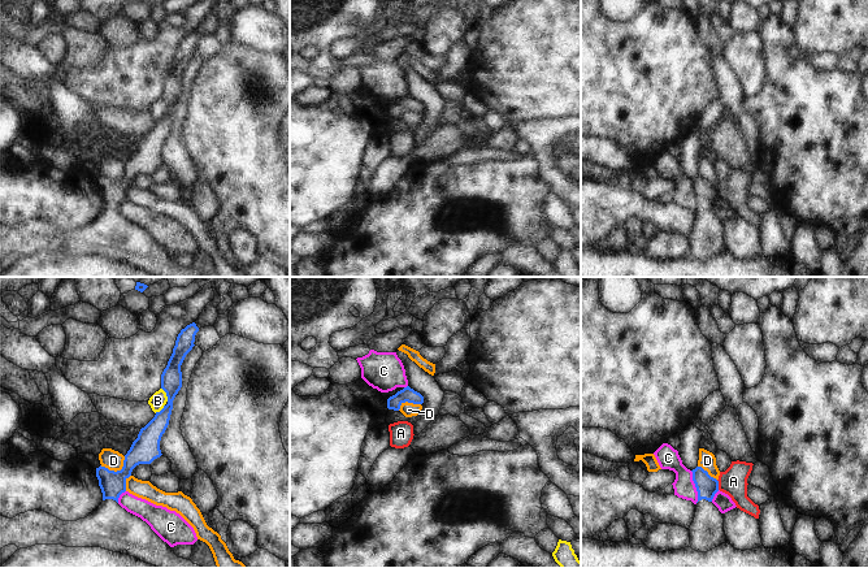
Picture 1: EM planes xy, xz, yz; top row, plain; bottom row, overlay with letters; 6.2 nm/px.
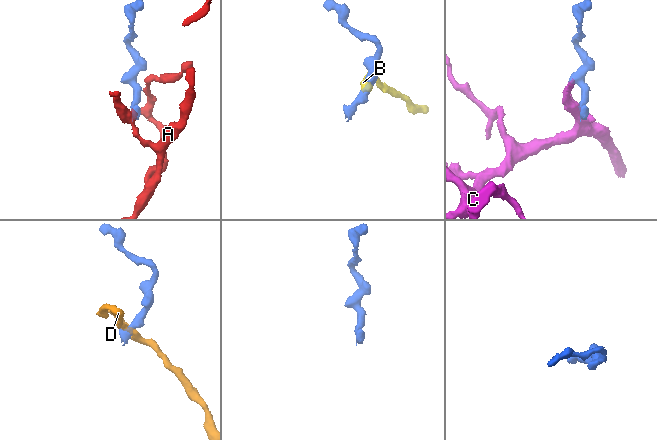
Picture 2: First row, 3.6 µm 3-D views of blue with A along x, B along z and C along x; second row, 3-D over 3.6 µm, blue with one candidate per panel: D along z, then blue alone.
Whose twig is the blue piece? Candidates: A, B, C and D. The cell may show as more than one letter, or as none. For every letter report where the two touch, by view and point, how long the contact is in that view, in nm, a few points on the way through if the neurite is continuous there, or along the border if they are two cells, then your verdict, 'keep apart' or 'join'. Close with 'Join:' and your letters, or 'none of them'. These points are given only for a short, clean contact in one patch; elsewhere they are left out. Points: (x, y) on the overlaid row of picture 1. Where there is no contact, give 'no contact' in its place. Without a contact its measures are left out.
A: yz (717, 485) | 70 nm | along yz (716, 480), (719, 489) | keep apart
B: xy (166, 394) | 100 nm | along xy (161, 387), (168, 400) | keep apart
C: yz (695, 486) | 200 nm | along yz (690, 471), (697, 490), (697, 502) | keep apart
D: xy (117, 471) | 170 nm | along xy (125, 456), (124, 465), (120, 469), (109, 471), (100, 465) | keep apart
Join: none of them

